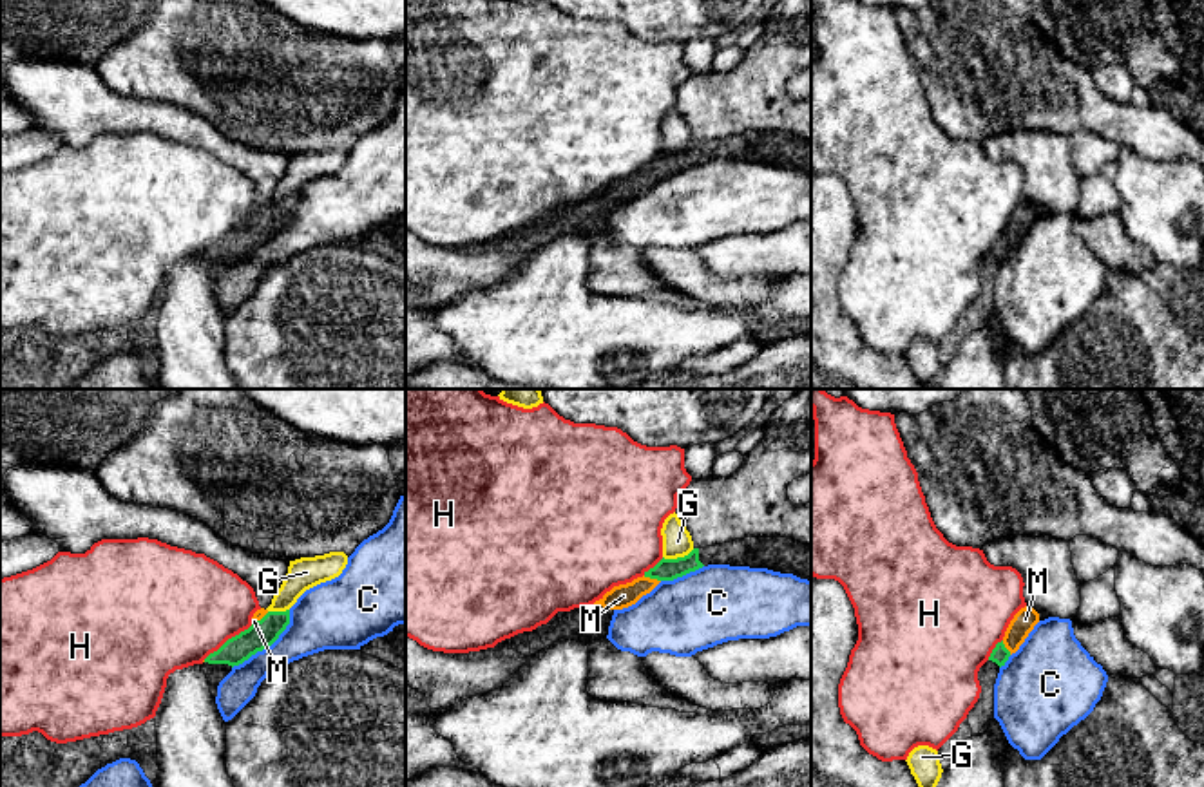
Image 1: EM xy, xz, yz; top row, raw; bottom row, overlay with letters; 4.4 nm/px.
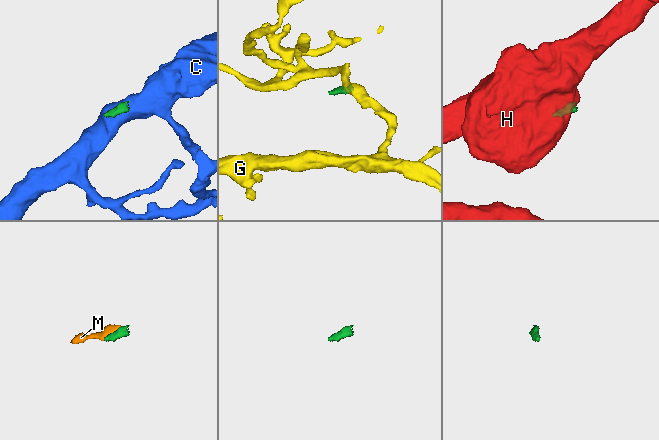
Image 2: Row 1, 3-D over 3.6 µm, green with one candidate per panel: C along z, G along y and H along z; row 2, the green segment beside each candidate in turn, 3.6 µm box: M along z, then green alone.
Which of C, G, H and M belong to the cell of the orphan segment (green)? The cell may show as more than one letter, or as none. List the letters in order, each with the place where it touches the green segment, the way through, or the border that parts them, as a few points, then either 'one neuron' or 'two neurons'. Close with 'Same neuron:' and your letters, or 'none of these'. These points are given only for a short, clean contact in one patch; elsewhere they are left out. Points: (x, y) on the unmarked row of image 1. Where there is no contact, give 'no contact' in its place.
C: contact xy (268, 239); border xy (290, 205), (286, 223), (270, 239), (232, 263); two neurons
G: contact xz (678, 152); border xz (694, 143), (683, 151), (663, 152); two neurons
H: contact xy (229, 234); border xy (252, 219), (229, 232), (203, 254); two neurons
M: contact xz (652, 172); way xz (667, 163), (652, 172), (623, 190); one neuron
Same neuron: M

